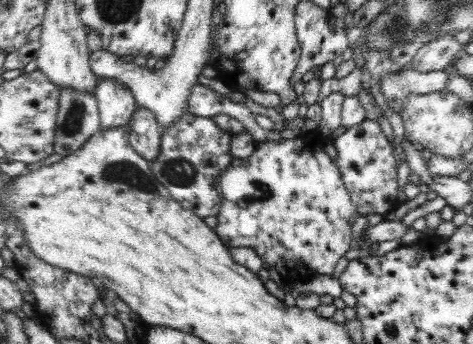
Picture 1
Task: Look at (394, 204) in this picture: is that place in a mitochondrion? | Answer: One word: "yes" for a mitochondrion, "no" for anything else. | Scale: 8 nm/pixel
no

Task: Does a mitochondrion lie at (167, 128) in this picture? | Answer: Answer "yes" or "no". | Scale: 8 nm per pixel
no

